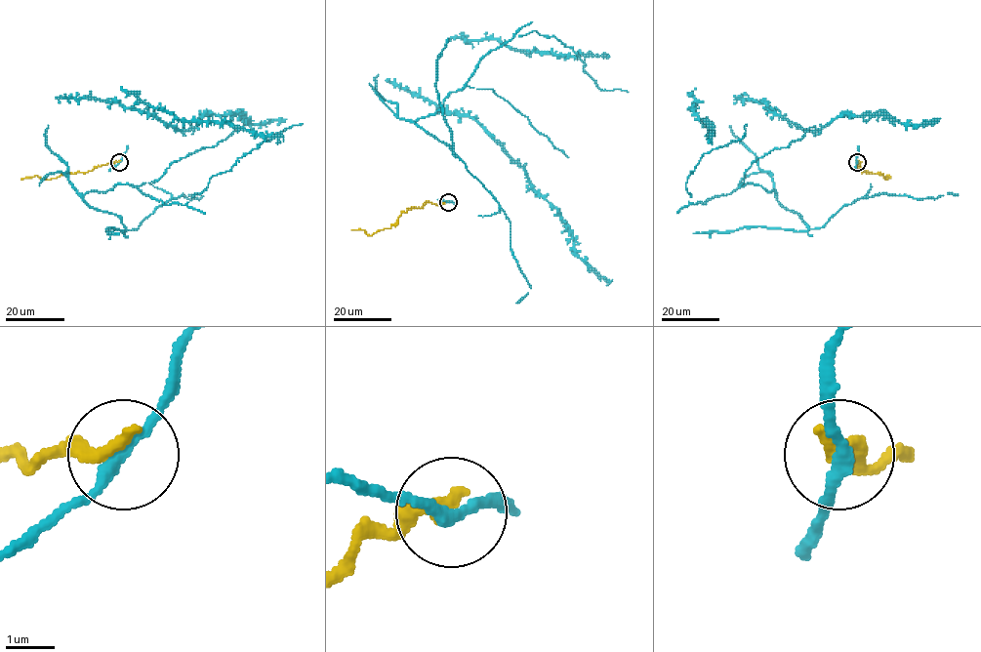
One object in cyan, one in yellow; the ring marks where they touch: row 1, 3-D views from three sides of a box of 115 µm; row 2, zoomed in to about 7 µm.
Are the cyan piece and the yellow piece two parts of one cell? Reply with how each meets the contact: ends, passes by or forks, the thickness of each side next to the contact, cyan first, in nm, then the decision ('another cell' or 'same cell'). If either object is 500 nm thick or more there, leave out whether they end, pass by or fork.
cyan passes by | yellow ends | 240/340 nm | another cell

